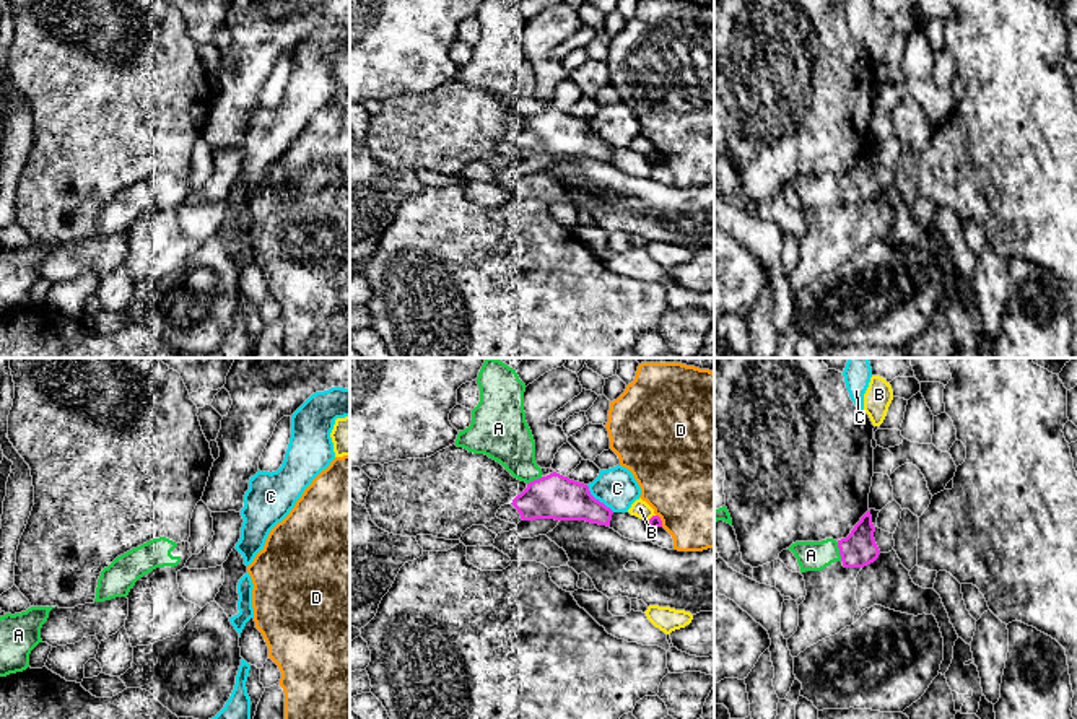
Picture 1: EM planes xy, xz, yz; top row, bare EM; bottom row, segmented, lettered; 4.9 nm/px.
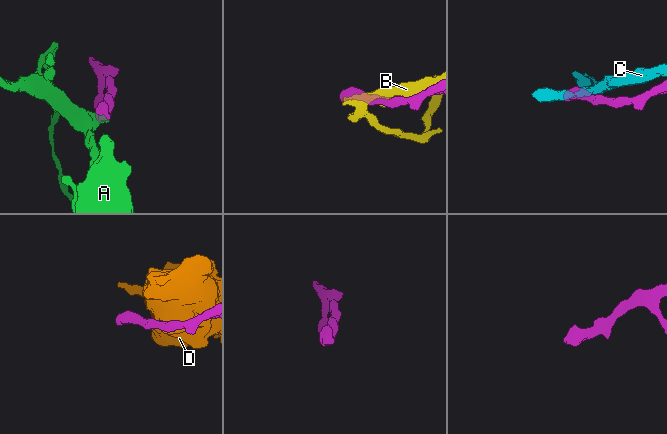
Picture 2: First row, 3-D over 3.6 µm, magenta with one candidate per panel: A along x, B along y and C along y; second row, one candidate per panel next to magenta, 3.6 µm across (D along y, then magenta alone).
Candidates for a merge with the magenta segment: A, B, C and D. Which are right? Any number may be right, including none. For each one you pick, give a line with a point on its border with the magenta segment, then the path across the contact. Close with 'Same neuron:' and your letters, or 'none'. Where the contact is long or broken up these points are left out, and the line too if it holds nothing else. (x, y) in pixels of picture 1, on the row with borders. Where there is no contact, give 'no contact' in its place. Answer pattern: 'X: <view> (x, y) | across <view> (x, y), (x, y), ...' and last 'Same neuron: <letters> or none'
A: yz (840, 552)
Same neuron: A

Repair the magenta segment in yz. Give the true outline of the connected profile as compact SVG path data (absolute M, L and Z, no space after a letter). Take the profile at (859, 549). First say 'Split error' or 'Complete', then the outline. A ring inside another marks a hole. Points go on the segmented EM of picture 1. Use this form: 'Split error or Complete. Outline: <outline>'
Split error. Outline: M867 511L846 538L796 542L787 550L797 558L800 573L822 571L835 561L841 561L844 568L864 568L880 555L874 532L872 516Z

